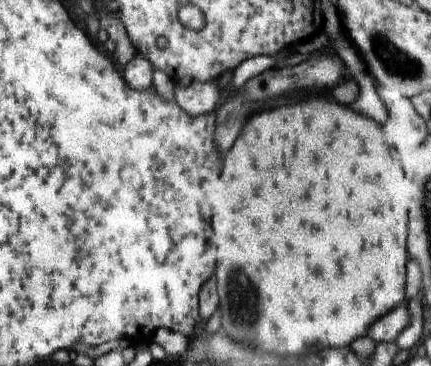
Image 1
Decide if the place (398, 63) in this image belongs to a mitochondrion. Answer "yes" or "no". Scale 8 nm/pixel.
yes

